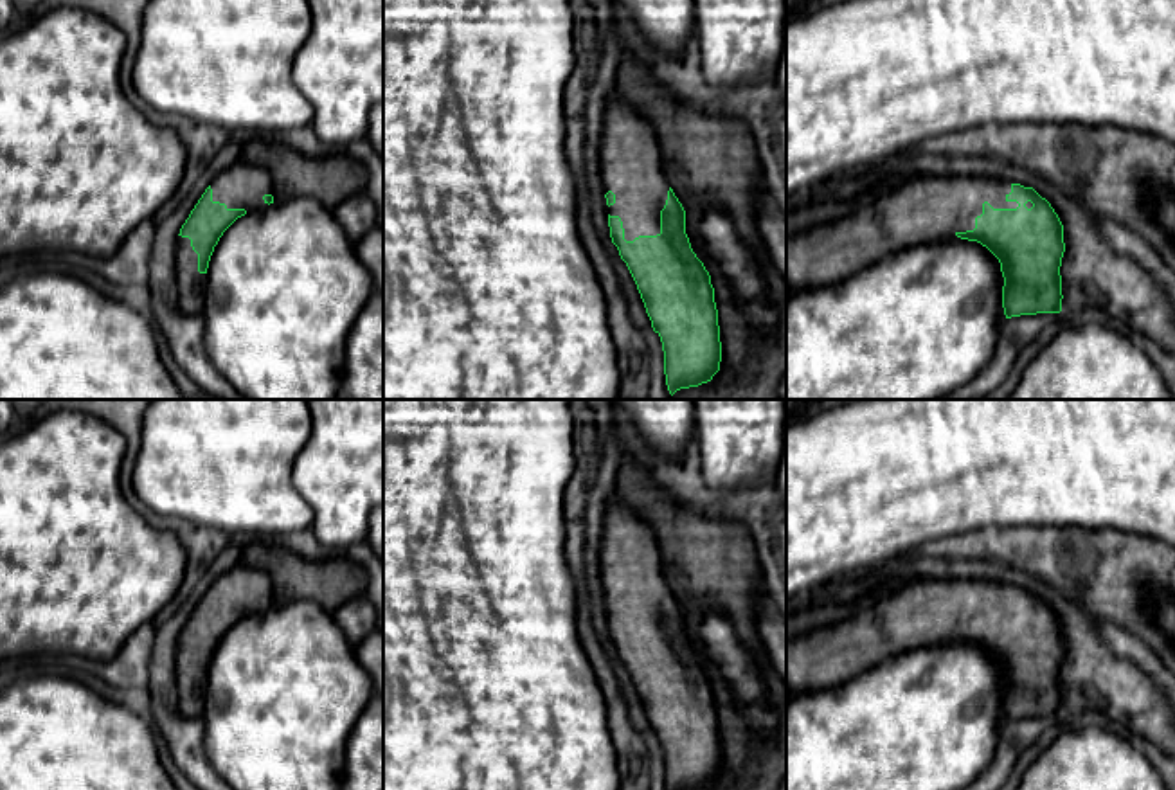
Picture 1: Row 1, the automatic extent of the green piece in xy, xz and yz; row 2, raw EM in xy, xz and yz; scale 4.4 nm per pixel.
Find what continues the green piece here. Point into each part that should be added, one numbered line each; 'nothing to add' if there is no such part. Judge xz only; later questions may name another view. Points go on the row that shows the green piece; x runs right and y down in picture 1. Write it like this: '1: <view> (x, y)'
1: xz (632, 166)

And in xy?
1: xy (242, 186)

